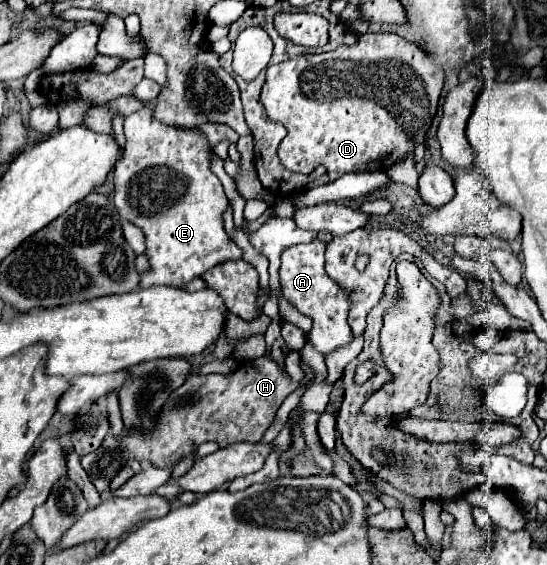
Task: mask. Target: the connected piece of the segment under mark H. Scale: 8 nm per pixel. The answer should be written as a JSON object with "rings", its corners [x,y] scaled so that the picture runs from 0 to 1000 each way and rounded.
{"rings":[[[490,628],[439,642],[420,664],[347,664],[347,671],[303,710],[282,763],[227,763],[219,781],[197,770],[179,798],[150,809],[150,827],[172,862],[190,873],[197,869],[201,848],[219,834],[223,823],[230,823],[234,812],[311,830],[377,781],[395,781],[402,791],[439,781],[472,784],[501,745],[516,710],[541,685],[541,674],[534,674],[523,653]]]}

